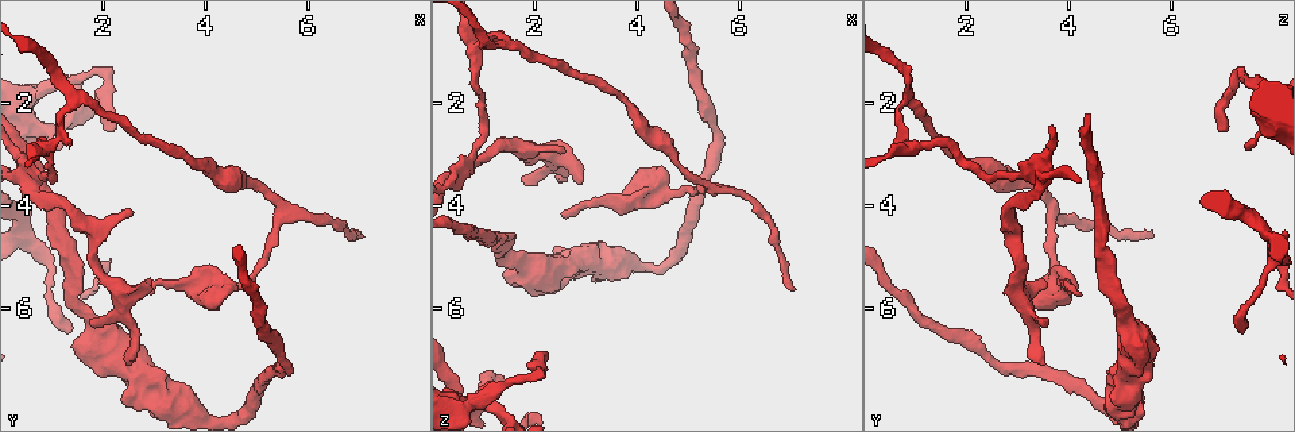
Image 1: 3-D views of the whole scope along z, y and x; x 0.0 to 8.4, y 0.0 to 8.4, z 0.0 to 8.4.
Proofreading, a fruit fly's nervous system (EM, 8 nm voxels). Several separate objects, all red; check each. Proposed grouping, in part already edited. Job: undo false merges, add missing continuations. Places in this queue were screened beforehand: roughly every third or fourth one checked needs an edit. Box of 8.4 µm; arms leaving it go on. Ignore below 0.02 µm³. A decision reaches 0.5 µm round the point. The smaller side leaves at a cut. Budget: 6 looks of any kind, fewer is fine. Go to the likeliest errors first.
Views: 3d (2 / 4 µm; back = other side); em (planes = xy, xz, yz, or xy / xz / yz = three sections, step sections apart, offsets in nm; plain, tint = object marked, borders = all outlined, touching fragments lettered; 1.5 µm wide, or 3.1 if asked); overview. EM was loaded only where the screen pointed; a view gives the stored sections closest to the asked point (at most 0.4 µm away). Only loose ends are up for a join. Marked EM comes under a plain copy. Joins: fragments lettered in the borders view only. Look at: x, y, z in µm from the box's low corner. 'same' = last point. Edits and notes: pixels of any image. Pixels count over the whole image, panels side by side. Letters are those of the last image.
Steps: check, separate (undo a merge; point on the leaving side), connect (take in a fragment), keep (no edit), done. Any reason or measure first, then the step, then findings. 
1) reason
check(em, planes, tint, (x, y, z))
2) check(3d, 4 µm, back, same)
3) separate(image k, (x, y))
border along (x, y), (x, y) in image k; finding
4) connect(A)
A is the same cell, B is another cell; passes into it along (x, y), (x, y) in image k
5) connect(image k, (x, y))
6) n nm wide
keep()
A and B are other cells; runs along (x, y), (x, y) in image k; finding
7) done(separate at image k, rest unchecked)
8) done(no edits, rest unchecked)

two arms in line, one across
check(3d, 2 µm, (0.85, 2.90, 1.00))

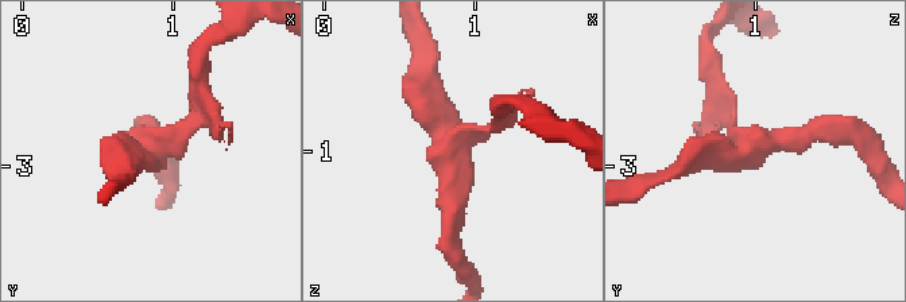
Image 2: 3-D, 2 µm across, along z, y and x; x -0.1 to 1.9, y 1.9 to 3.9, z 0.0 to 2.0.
3 arms
check(em, planes, tint, (0.90, 2.90, 0.98))

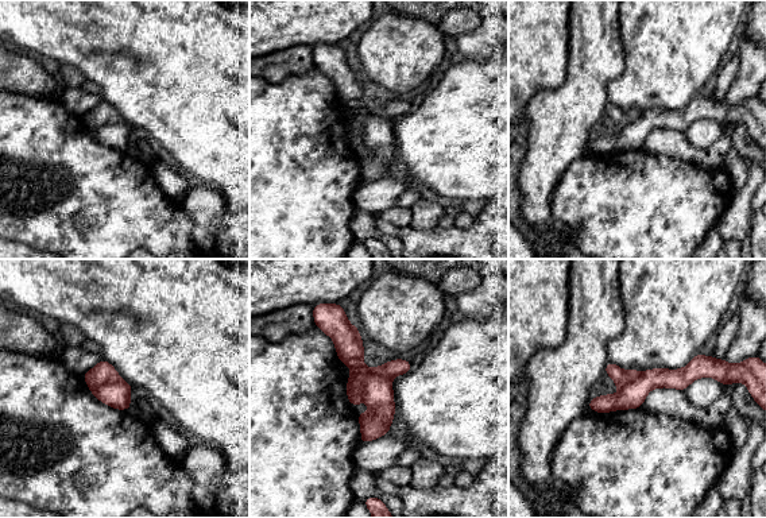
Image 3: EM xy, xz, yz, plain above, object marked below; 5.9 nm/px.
check(em, planes, borders, same)

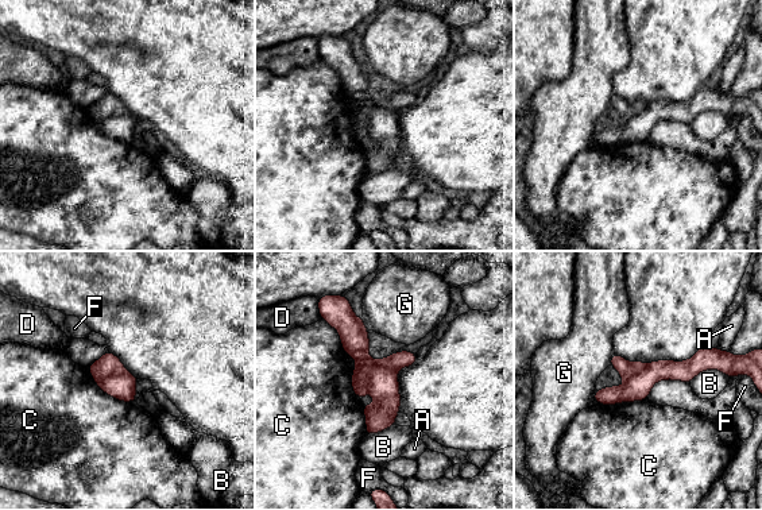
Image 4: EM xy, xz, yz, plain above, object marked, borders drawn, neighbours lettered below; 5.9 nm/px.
separate(image 4, (108, 364))
A, B, C, D, F and G are other cells; border along (127, 371), (96, 381) in image 4; a second neuron is stuck on

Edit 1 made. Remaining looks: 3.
sharp bend
check(em, planes, tint, (1.90, 1.35, 7.40))

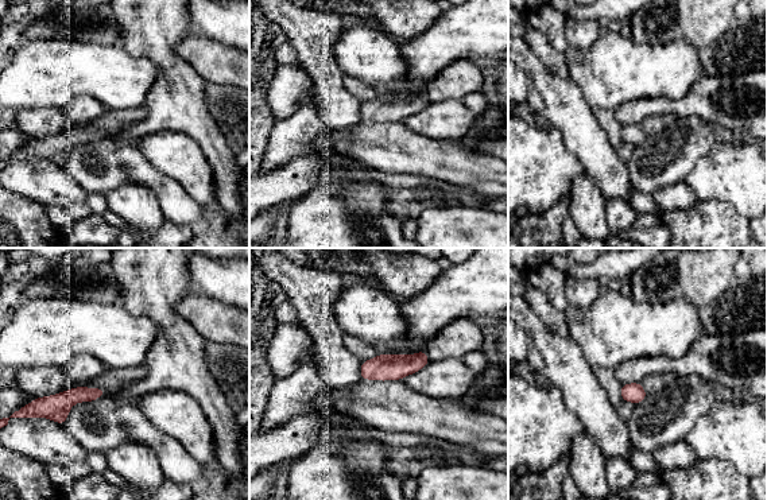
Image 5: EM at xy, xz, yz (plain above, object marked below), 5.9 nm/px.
check(em, planes, borders, same)

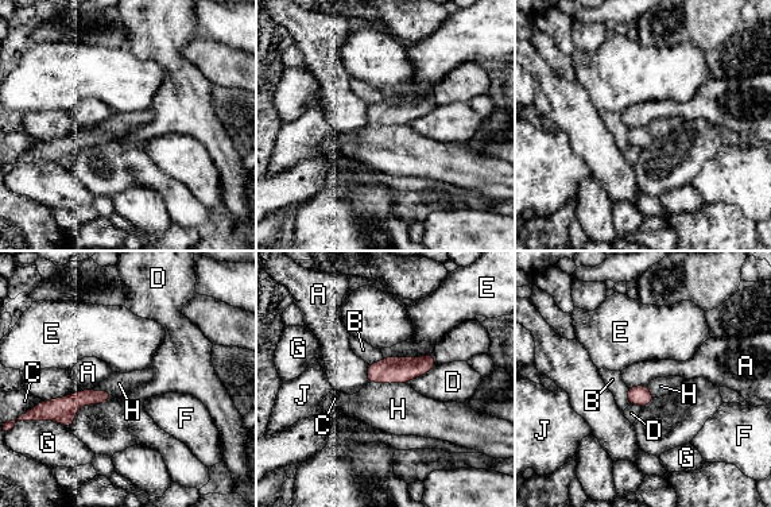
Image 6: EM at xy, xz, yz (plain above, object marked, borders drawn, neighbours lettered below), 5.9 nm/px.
keep()
A, B, C, D, E, F, G, H and J are other cells; border along (369, 382), (406, 383) in image 6; one neuron here

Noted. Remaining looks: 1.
done(separate at image 4, rest unchecked)

